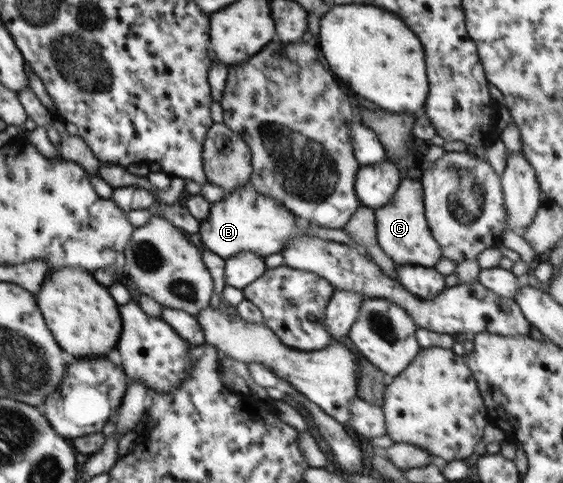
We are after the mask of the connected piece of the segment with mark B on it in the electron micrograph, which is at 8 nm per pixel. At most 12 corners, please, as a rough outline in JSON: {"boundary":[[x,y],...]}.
{"boundary":[[247,183],[212,204],[196,241],[223,259],[266,258],[307,236]]}

